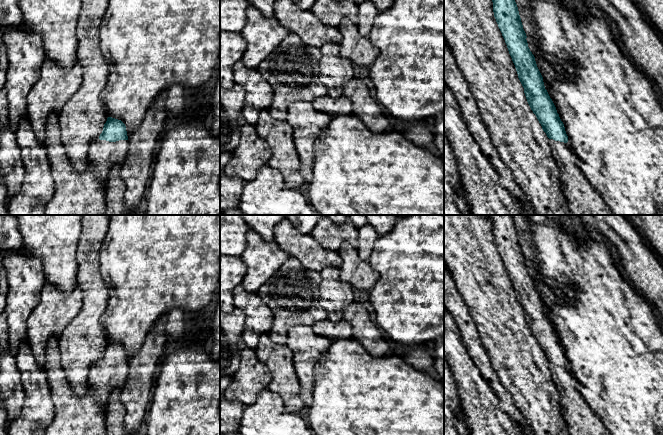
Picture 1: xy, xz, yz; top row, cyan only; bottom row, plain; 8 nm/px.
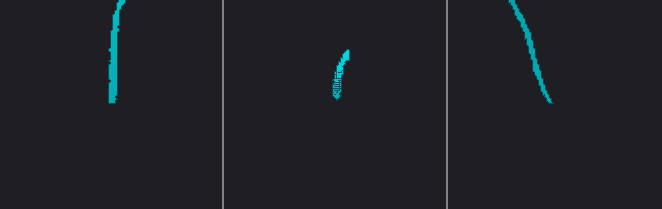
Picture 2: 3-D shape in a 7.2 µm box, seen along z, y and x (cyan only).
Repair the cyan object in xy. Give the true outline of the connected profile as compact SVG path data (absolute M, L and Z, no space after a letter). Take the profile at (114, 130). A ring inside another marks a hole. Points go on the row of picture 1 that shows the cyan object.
M108 117L98 139L89 144L89 161L95 167L95 176L103 184L107 181L110 169L124 162L128 151L128 136L125 124Z

